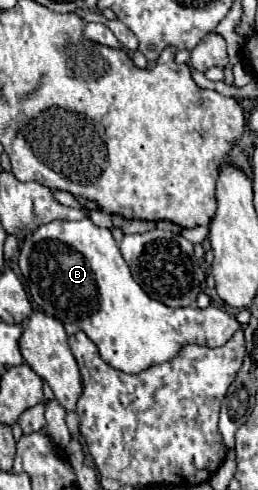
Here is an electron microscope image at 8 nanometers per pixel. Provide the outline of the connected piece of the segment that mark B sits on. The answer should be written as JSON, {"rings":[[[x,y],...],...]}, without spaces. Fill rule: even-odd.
{"rings":[[[91,219],[41,225],[23,241],[19,267],[33,301],[47,315],[63,323],[75,323],[97,343],[103,361],[123,373],[141,373],[151,365],[165,363],[185,343],[225,345],[239,329],[239,323],[217,307],[171,309],[151,299],[131,277],[111,231],[97,227]]]}

